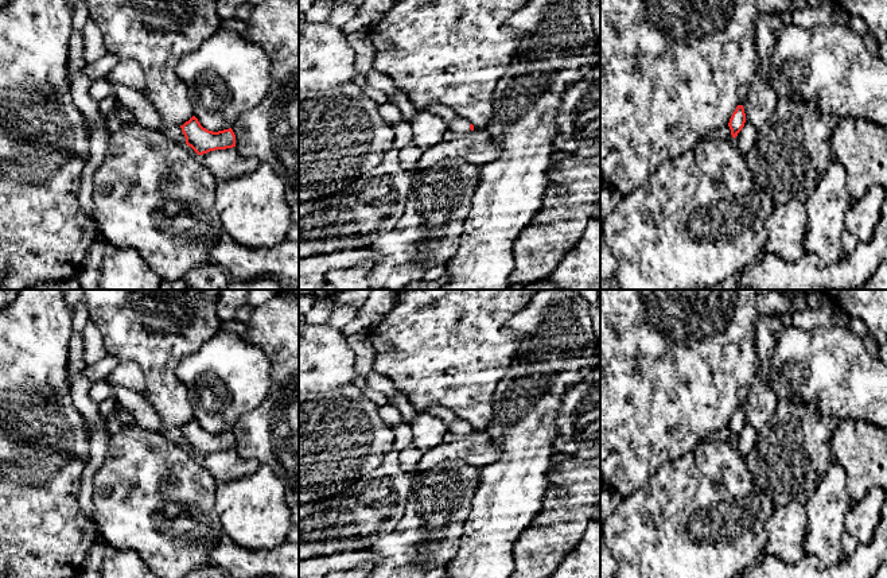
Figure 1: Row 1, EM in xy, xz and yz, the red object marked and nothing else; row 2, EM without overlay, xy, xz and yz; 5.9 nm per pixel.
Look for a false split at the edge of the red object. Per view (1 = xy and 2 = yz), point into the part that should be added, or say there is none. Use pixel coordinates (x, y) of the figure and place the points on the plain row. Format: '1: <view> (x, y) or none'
1: none
2: none

